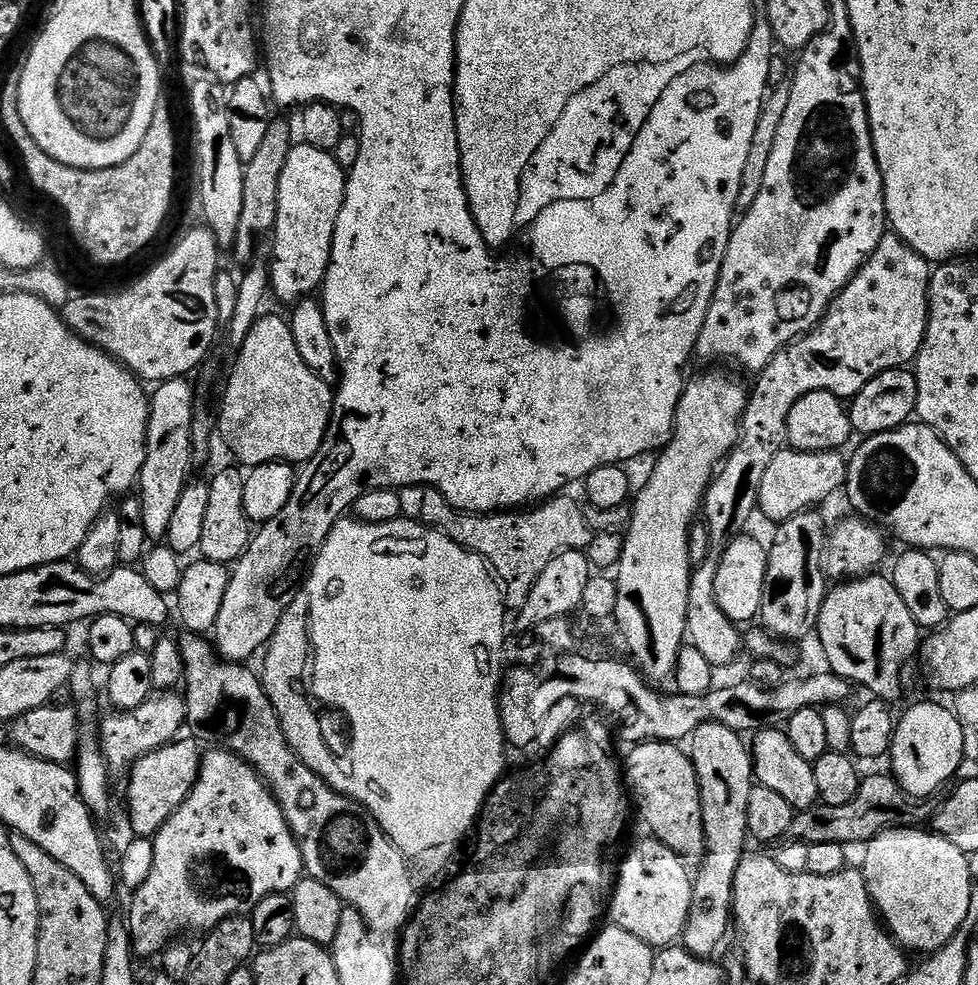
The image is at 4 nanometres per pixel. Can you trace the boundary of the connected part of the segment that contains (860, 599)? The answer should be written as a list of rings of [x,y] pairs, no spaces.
[[[880,575],[837,583],[821,607],[818,631],[834,675],[853,686],[869,688],[873,697],[893,702],[900,696],[900,671],[917,659],[922,647],[922,629],[891,579]]]

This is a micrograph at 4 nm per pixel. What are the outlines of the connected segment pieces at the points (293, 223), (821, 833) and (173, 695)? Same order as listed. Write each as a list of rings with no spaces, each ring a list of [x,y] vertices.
[[[303,142],[293,143],[290,154],[286,154],[286,166],[282,166],[282,178],[278,182],[278,218],[270,237],[272,260],[270,259],[270,292],[287,306],[295,306],[299,300],[311,297],[321,287],[334,242],[334,230],[338,226],[338,214],[344,201],[346,169],[338,166],[335,155],[318,150]]]
[[[894,775],[868,776],[860,782],[858,794],[846,806],[830,806],[820,804],[804,811],[797,811],[792,819],[788,836],[793,841],[802,844],[817,844],[818,842],[838,842],[845,846],[852,844],[867,845],[879,834],[890,828],[915,828],[924,826],[931,821],[937,811],[937,805],[927,799],[912,797],[903,791]]]
[[[172,690],[149,696],[142,706],[129,712],[116,710],[111,714],[113,716],[106,717],[98,727],[98,743],[113,773],[127,773],[146,753],[173,743],[181,735],[180,727],[183,729],[186,724],[184,697]]]

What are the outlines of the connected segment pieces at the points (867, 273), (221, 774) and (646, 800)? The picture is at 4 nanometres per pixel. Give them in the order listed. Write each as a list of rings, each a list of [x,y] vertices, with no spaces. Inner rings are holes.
[[[885,234],[882,242],[878,242],[878,250],[874,250],[874,254],[856,271],[852,281],[838,293],[820,321],[805,336],[793,340],[781,352],[774,354],[772,361],[755,377],[756,385],[751,385],[748,405],[740,422],[738,442],[712,477],[712,484],[704,495],[702,516],[710,530],[712,549],[706,562],[695,565],[688,595],[687,643],[694,650],[699,650],[705,656],[706,662],[712,664],[713,669],[720,670],[727,664],[734,663],[736,655],[742,652],[741,629],[733,620],[726,618],[726,614],[722,614],[722,606],[718,606],[714,590],[720,559],[731,540],[747,529],[744,527],[747,526],[752,512],[754,516],[757,511],[756,499],[762,486],[762,477],[766,475],[770,462],[774,462],[774,458],[779,452],[785,451],[788,444],[788,419],[790,410],[794,410],[794,402],[798,402],[798,398],[806,398],[806,394],[815,392],[829,392],[848,402],[870,381],[878,378],[878,374],[911,365],[920,353],[928,329],[928,283],[932,280],[932,274],[933,269],[929,261],[923,260],[902,237]]]
[[[208,750],[203,753],[200,762],[200,773],[195,786],[190,790],[186,802],[182,802],[182,806],[178,806],[178,810],[174,810],[174,814],[170,814],[168,821],[158,829],[152,840],[152,845],[154,846],[154,866],[150,866],[150,878],[146,878],[146,882],[142,882],[138,891],[131,893],[132,905],[128,908],[128,916],[126,915],[128,933],[132,935],[132,950],[137,957],[159,957],[164,949],[179,937],[176,936],[179,932],[200,932],[199,934],[204,934],[218,927],[224,920],[229,920],[231,916],[248,916],[256,909],[258,902],[262,902],[262,898],[291,893],[292,889],[297,888],[306,876],[300,847],[282,814],[280,803],[273,798],[267,784],[260,779],[257,772],[247,762],[232,755],[231,752],[223,750]]]
[[[647,740],[645,741],[644,743],[639,743],[639,744],[633,744],[631,745],[631,747],[629,747],[627,749],[628,752],[628,761],[623,761],[623,764],[622,764],[622,776],[623,776],[623,779],[626,781],[626,784],[627,784],[627,787],[630,789],[630,792],[631,792],[631,788],[632,787],[632,792],[634,795],[636,795],[636,804],[638,807],[640,807],[640,816],[642,819],[644,819],[644,824],[646,827],[649,828],[650,831],[652,832],[649,832],[651,833],[651,835],[653,837],[655,837],[655,839],[657,840],[660,840],[667,848],[669,848],[670,850],[674,850],[675,852],[678,853],[678,855],[680,855],[681,858],[689,858],[688,856],[696,856],[696,858],[700,858],[700,857],[703,857],[705,851],[704,851],[704,823],[702,822],[702,810],[700,809],[700,787],[698,786],[698,778],[696,777],[696,771],[694,770],[694,766],[692,765],[692,757],[691,755],[689,755],[689,753],[687,751],[685,751],[684,749],[684,752],[682,749],[681,745],[679,743],[668,743],[664,740]]]

